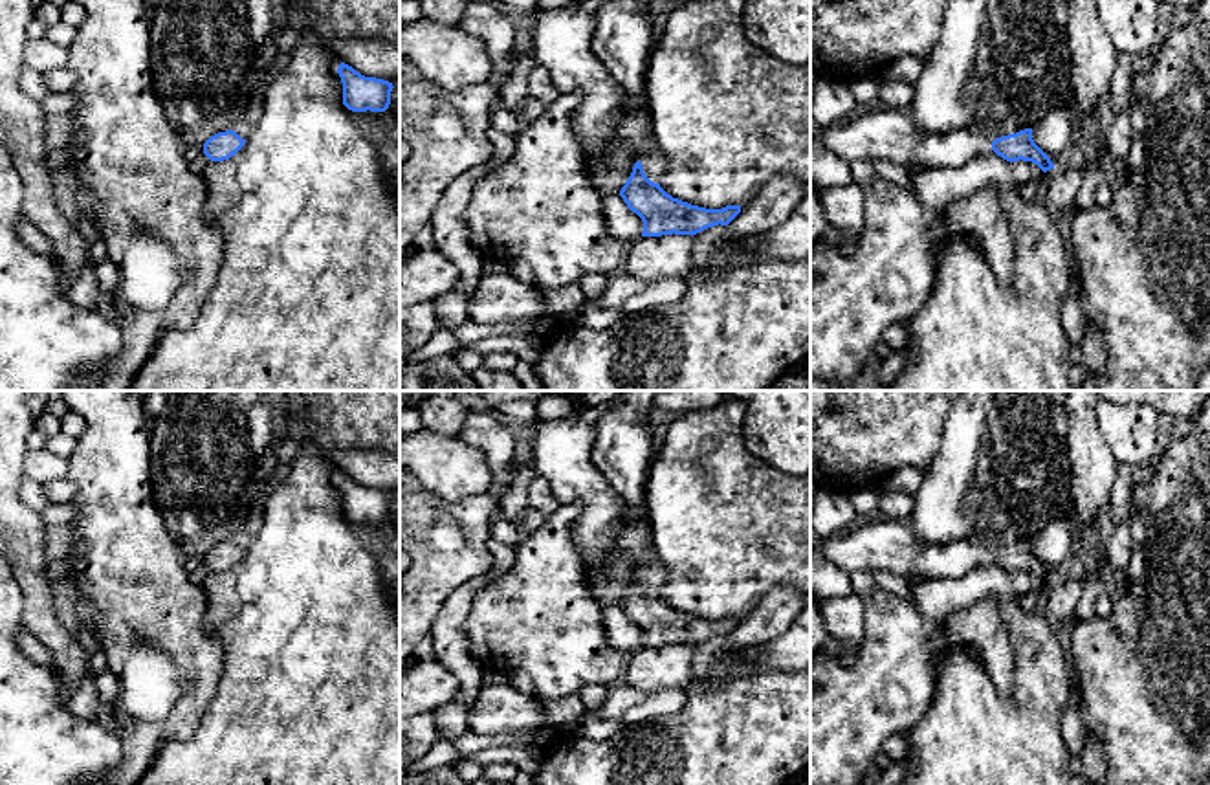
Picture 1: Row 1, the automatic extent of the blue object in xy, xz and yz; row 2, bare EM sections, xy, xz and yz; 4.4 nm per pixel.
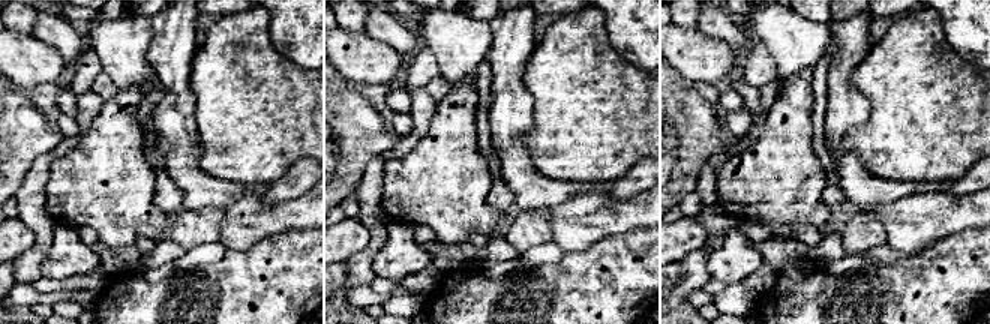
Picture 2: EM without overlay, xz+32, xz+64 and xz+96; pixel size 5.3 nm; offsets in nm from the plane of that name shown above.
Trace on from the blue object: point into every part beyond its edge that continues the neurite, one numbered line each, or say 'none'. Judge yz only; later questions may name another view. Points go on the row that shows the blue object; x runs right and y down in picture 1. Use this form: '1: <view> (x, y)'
1: yz (890, 134)

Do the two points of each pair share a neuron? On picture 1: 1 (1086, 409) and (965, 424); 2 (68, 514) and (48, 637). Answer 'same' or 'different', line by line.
1: different
2: different

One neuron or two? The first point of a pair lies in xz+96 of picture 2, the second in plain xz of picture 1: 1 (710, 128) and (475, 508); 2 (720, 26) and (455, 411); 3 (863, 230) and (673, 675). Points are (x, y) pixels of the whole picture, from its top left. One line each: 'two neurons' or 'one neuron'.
1: one neuron
2: two neurons
3: one neuron

